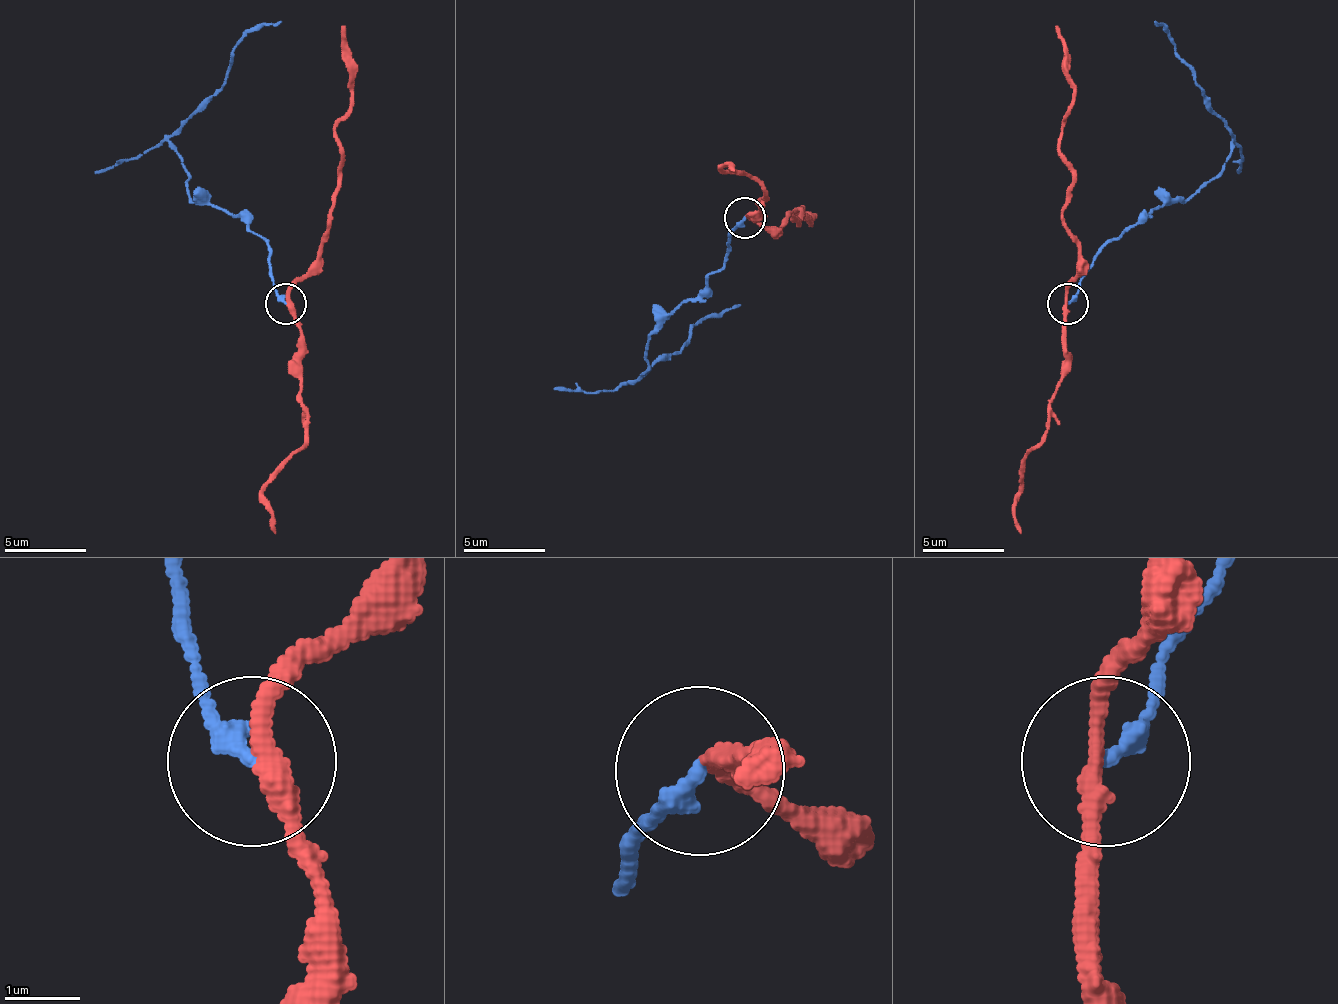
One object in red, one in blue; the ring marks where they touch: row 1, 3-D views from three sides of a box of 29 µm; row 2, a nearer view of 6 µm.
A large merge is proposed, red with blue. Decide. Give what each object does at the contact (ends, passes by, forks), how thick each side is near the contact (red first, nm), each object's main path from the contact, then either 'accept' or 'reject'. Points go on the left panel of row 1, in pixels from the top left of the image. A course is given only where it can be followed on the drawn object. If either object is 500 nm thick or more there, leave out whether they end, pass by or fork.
red passes by; blue ends there; 260 nm thick on the red side, 280 nm on the other; red runs (287, 302), (332, 220), (340, 183), (336, 121), (348, 109), (352, 76), (340, 27); blue runs (287, 302), (266, 240), (192, 199), (172, 142), (225, 80), (237, 43), (283, 23); reject

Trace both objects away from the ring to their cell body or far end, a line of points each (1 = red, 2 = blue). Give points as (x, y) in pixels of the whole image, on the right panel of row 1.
1: (1067, 302), (1079, 240), (1063, 220), (1071, 162), (1059, 150), (1071, 76), (1067, 43), (1055, 27)
2: (1067, 302), (1112, 240), (1157, 208), (1190, 199), (1219, 171), (1231, 142), (1227, 121), (1166, 31), (1153, 23)

